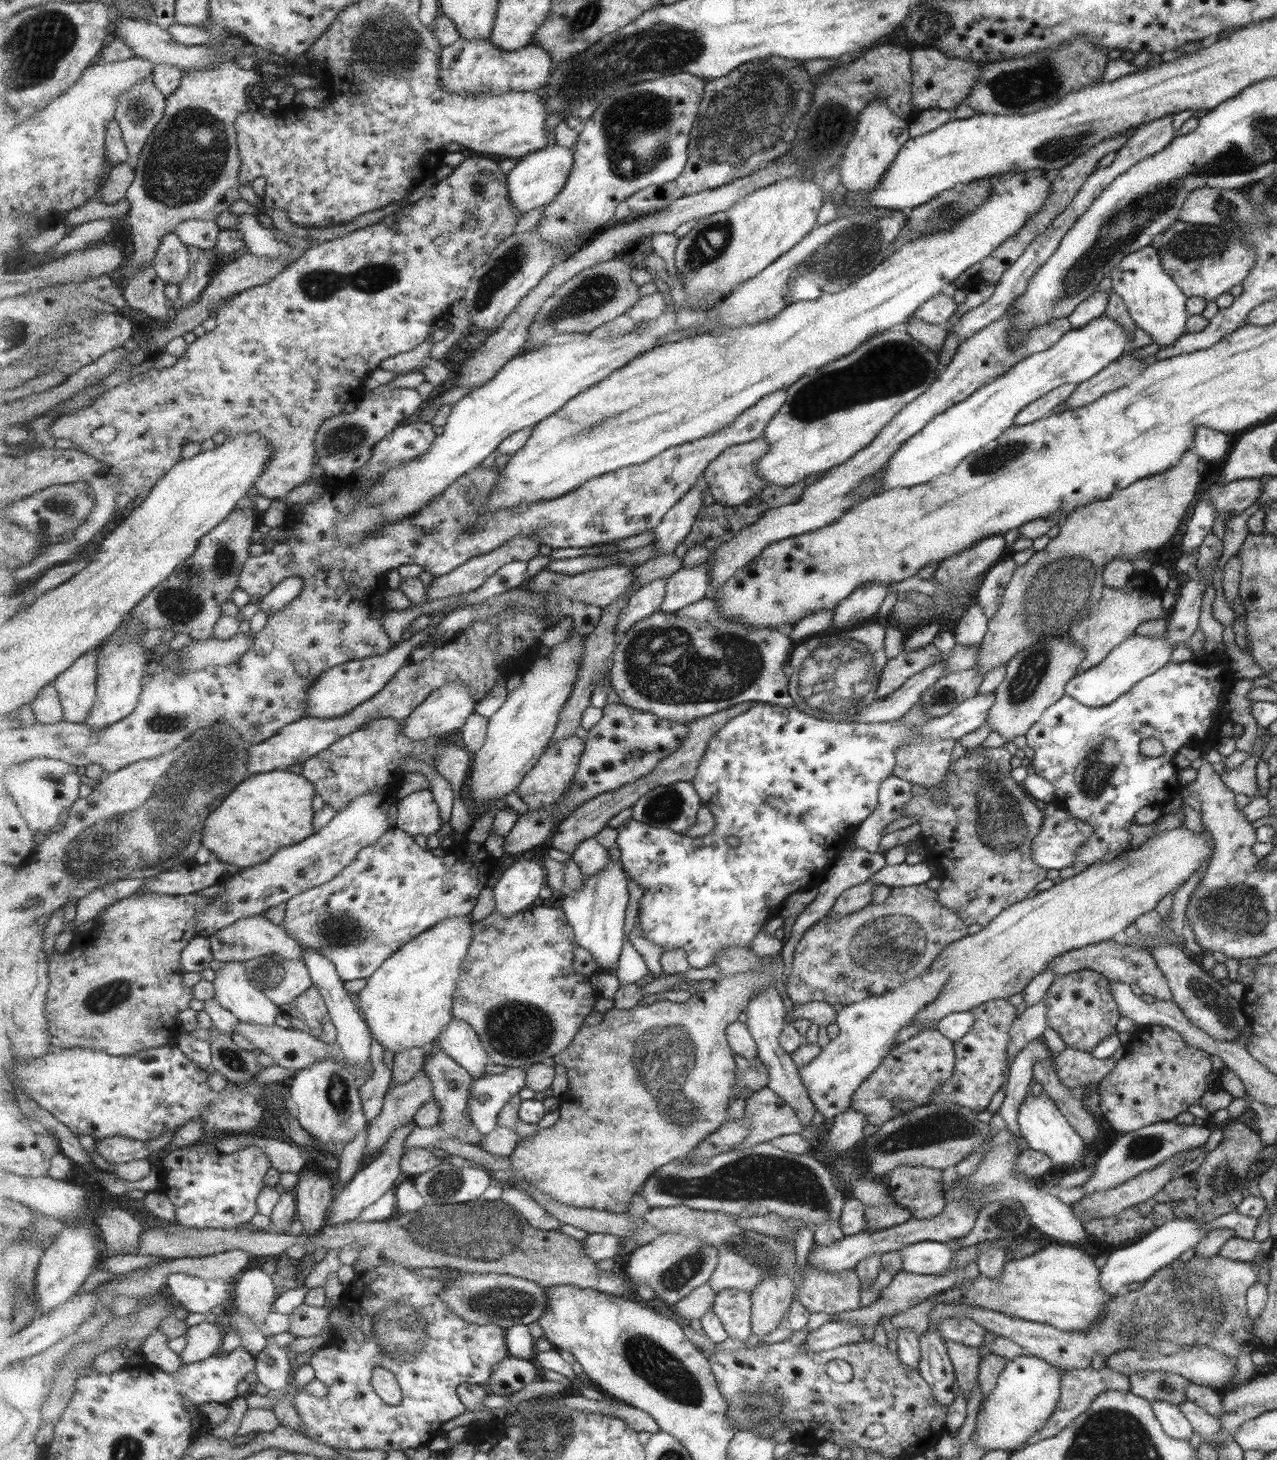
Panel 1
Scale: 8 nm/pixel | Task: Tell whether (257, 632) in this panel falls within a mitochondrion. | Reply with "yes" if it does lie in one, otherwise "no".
no

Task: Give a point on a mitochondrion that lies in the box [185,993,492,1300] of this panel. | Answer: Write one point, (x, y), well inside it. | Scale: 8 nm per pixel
(444, 1185)

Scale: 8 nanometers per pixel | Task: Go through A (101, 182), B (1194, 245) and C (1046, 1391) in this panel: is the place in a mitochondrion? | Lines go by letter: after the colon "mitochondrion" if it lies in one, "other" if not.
A: other
B: mitochondrion
C: other

